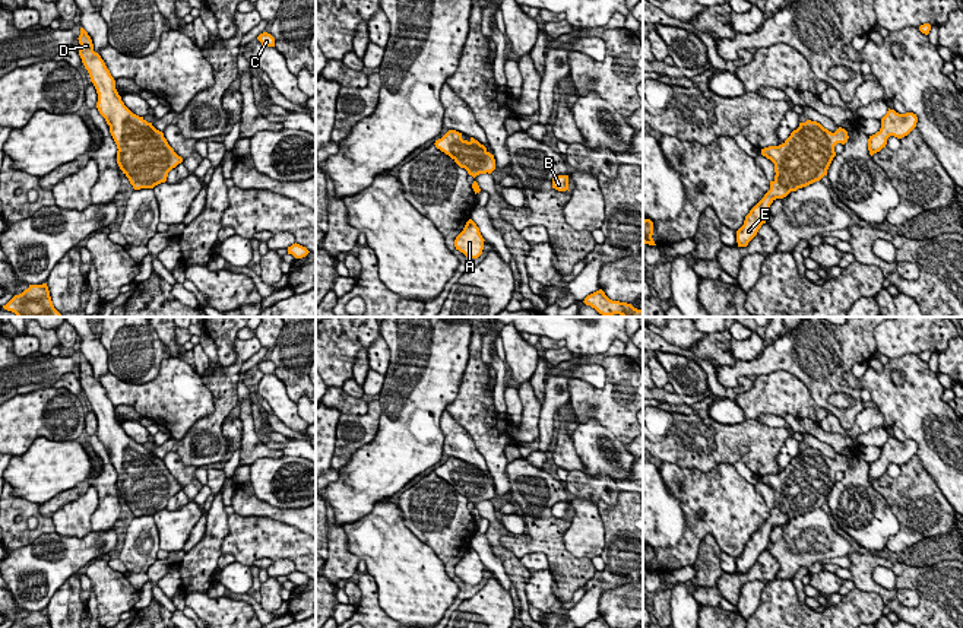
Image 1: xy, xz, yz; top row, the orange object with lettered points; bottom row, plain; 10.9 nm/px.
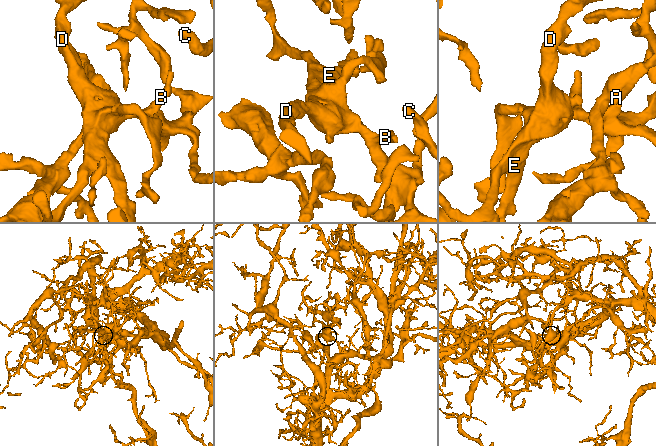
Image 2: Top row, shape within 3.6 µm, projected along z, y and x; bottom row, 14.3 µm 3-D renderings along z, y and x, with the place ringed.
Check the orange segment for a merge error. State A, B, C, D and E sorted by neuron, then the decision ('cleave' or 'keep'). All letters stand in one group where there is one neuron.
groups A B C D E; keep

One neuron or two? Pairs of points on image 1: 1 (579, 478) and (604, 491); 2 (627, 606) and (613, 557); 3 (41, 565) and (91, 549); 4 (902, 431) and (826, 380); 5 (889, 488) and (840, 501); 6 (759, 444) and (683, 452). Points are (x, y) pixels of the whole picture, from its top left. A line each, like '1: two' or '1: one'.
1: one
2: two
3: one
4: two
5: two
6: one

